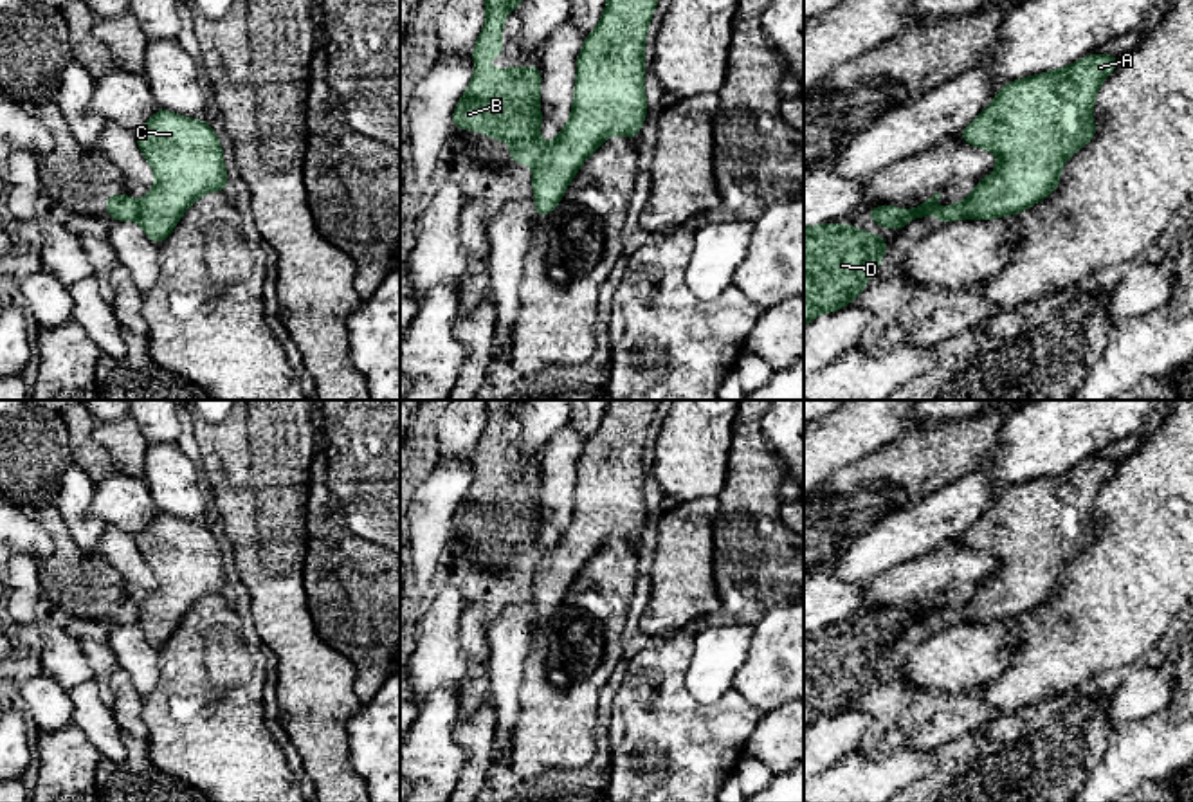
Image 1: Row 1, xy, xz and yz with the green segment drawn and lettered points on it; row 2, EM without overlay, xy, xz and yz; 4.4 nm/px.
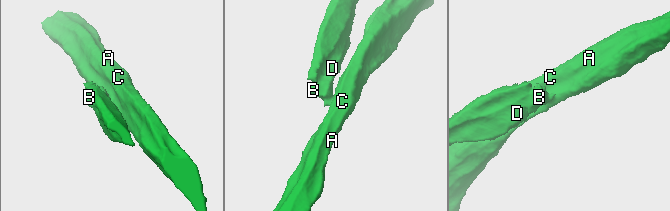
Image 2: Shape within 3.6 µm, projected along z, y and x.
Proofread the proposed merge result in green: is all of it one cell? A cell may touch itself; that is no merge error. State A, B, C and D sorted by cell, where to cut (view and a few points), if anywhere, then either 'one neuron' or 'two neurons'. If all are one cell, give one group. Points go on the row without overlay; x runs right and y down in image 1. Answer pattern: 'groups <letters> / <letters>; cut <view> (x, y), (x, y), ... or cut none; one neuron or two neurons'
groups A C / B D; cut xz (545, 550), (534, 568); two neurons

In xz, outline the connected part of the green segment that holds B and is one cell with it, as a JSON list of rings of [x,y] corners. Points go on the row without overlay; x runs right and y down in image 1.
[[[485,400],[485,431],[470,456],[474,481],[458,505],[451,526],[456,533],[479,533],[510,546],[510,566],[535,568],[544,553],[539,539],[541,470],[485,472],[483,463],[503,458],[503,422],[521,411],[524,400]]]

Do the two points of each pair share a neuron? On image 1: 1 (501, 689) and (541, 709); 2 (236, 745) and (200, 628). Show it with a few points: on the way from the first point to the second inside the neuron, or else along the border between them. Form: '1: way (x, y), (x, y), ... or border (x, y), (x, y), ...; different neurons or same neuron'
1: border (525, 669), (519, 689), (519, 716), (512, 738); different neurons
2: way (208, 716), (191, 700), (191, 656); same neuron

